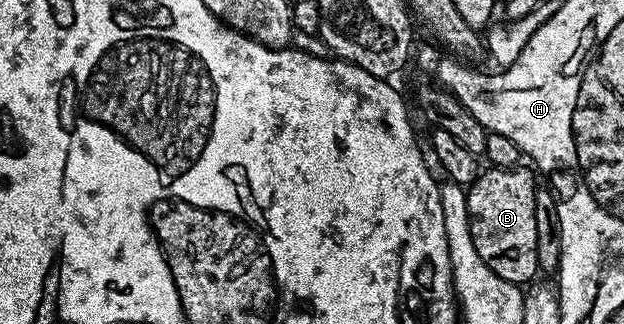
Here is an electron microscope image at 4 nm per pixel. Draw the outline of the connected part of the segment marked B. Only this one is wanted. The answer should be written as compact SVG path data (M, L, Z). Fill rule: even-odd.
M489 167L489 172L481 171L467 189L470 238L474 238L478 258L498 278L521 286L533 283L538 276L538 226L534 226L538 181L528 168Z

